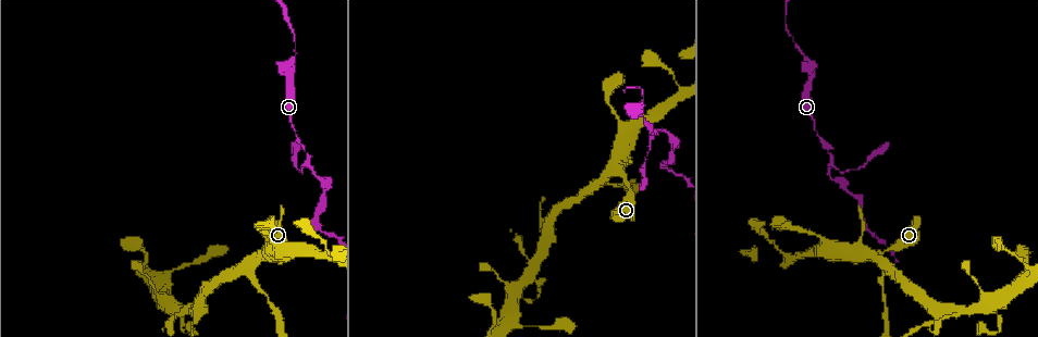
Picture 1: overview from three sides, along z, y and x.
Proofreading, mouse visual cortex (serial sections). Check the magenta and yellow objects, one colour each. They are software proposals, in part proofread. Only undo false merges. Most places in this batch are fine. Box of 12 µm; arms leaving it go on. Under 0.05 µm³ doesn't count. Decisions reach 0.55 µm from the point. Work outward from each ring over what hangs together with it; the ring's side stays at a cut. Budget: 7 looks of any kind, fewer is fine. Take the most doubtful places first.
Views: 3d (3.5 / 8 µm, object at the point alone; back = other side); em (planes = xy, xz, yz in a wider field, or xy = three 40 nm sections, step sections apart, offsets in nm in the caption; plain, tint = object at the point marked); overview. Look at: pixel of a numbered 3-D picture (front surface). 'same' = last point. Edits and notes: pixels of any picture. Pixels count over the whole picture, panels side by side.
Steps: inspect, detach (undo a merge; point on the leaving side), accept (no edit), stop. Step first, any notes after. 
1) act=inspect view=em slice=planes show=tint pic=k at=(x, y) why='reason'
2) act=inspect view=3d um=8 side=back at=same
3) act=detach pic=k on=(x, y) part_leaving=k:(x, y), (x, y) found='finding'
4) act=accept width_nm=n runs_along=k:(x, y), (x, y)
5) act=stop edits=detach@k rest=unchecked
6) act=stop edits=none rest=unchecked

act=inspect view=3d um=3.5 pic=1 at=(830, 164) why='side arm on a straight run'

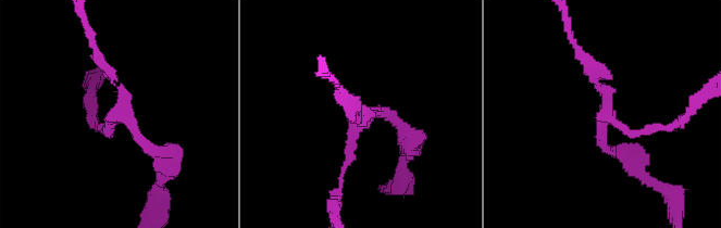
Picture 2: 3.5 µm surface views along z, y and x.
act=accept runs_along=2:(96, 53), (123, 93), (120, 116), (163, 153) found='all the same cell'

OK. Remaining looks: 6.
act=inspect view=em slice=xy step=3 show=tint pic=1 at=(251, 267) why='a fork'

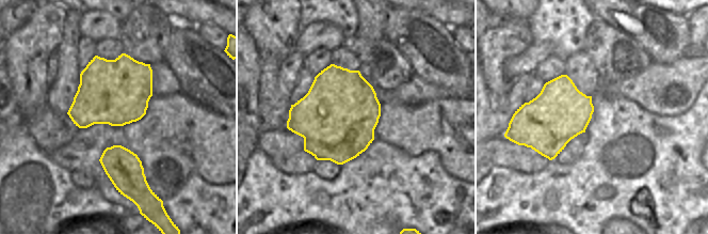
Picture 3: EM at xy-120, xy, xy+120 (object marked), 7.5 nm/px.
act=inspect view=3d um=3.5 side=back at=same

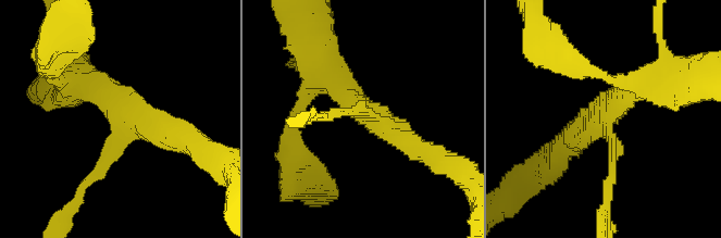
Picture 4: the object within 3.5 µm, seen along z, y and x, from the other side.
act=accept arm_widths_nm=150,300,400 found='continuous, no second cell'

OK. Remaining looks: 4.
act=inspect view=3d um=3.5 side=back pic=1 at=(168, 303) why='four-way junction'

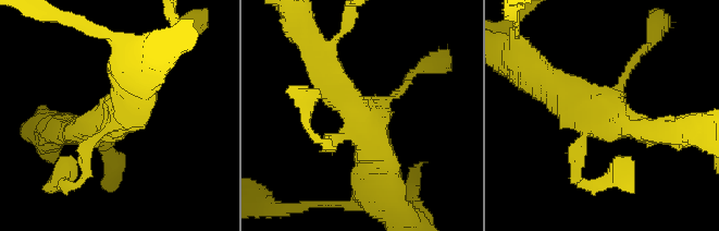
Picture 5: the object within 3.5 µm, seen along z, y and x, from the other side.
act=accept arms=4 arm_widths_nm=150,200,350,450 runs_along=5:(319, 61), (369, 129), (379, 173) found='one cell here'

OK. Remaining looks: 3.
act=stop edits=none rest=unchecked

